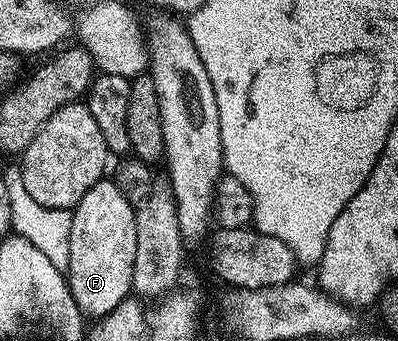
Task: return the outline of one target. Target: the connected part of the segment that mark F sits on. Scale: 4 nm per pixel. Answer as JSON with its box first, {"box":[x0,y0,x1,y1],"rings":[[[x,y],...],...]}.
{"box":[64,178,136,318],"rings":[[[103,178],[96,182],[96,186],[92,186],[92,190],[88,190],[88,194],[84,194],[84,198],[80,198],[80,202],[73,205],[72,211],[74,217],[72,218],[72,230],[70,231],[70,245],[68,246],[68,262],[64,266],[64,275],[66,278],[66,284],[70,288],[72,298],[76,302],[76,306],[82,311],[83,317],[90,318],[101,318],[107,316],[109,312],[113,312],[114,309],[121,306],[122,301],[127,299],[132,292],[133,282],[133,263],[136,262],[136,216],[135,216],[135,205],[131,204],[129,198],[127,198],[118,185],[114,183],[113,179]]]}

